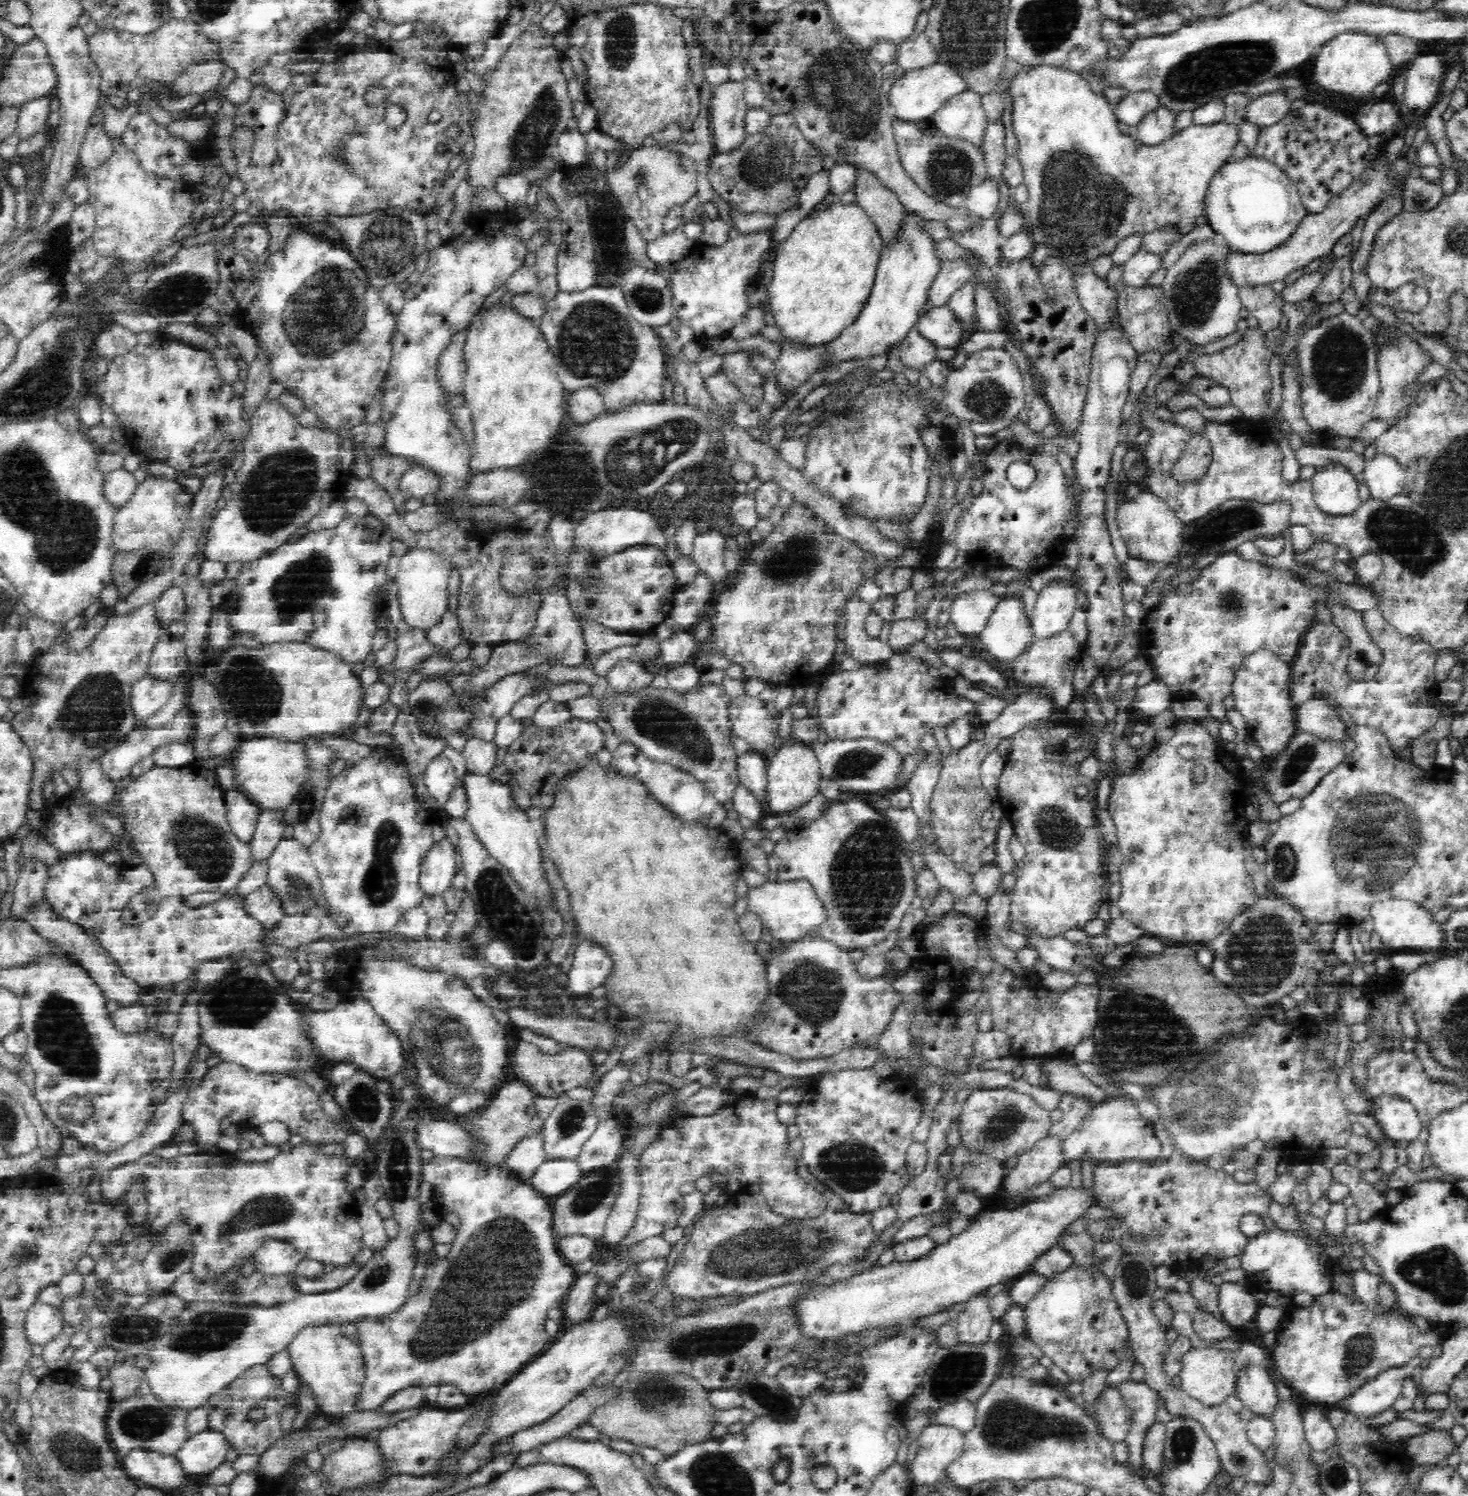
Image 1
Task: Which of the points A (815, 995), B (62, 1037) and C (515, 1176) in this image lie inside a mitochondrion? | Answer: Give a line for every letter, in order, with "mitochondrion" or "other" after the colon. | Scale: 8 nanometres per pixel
A: mitochondrion
B: mitochondrion
C: other

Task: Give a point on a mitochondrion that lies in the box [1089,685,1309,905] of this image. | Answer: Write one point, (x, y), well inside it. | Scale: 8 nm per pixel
(1284, 864)

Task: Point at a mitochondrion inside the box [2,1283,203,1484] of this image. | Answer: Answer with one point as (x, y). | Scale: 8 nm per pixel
(77, 1455)

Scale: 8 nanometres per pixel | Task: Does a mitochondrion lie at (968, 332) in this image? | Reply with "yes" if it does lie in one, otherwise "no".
no

